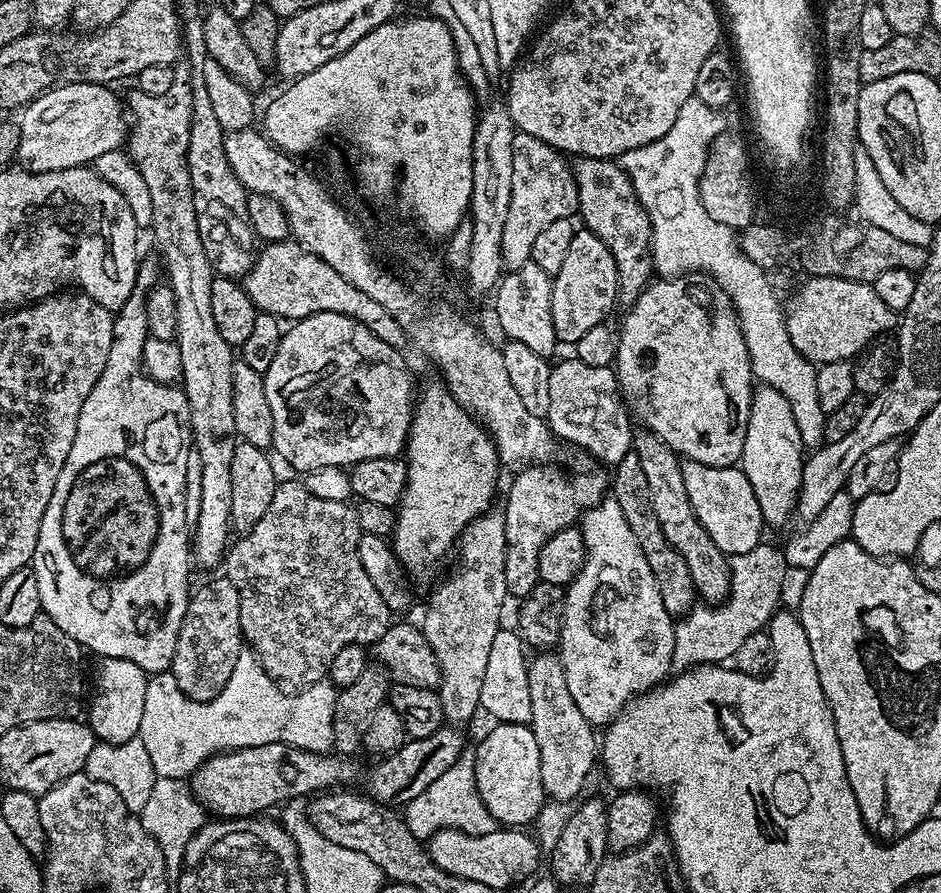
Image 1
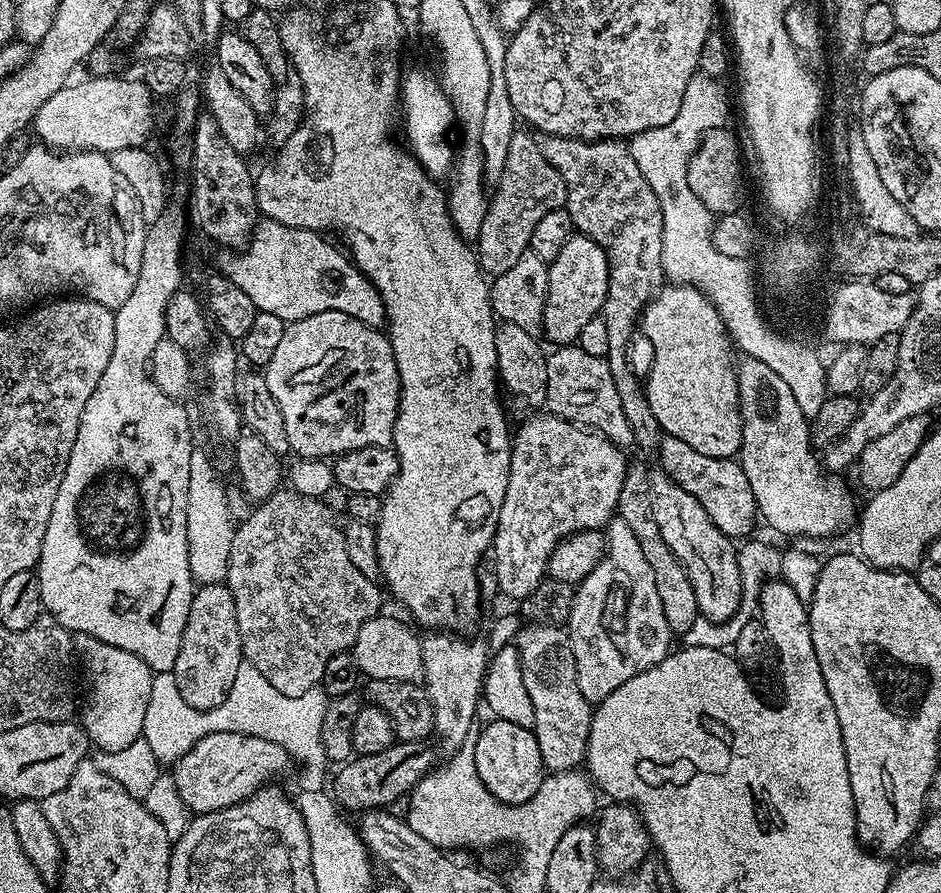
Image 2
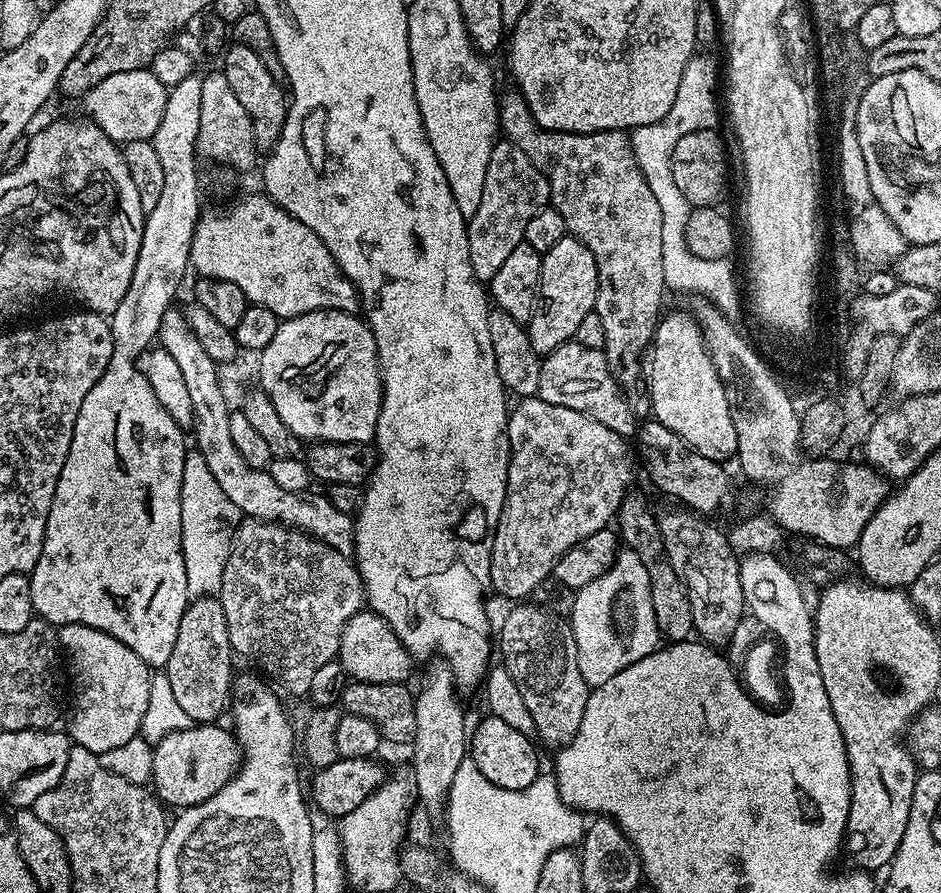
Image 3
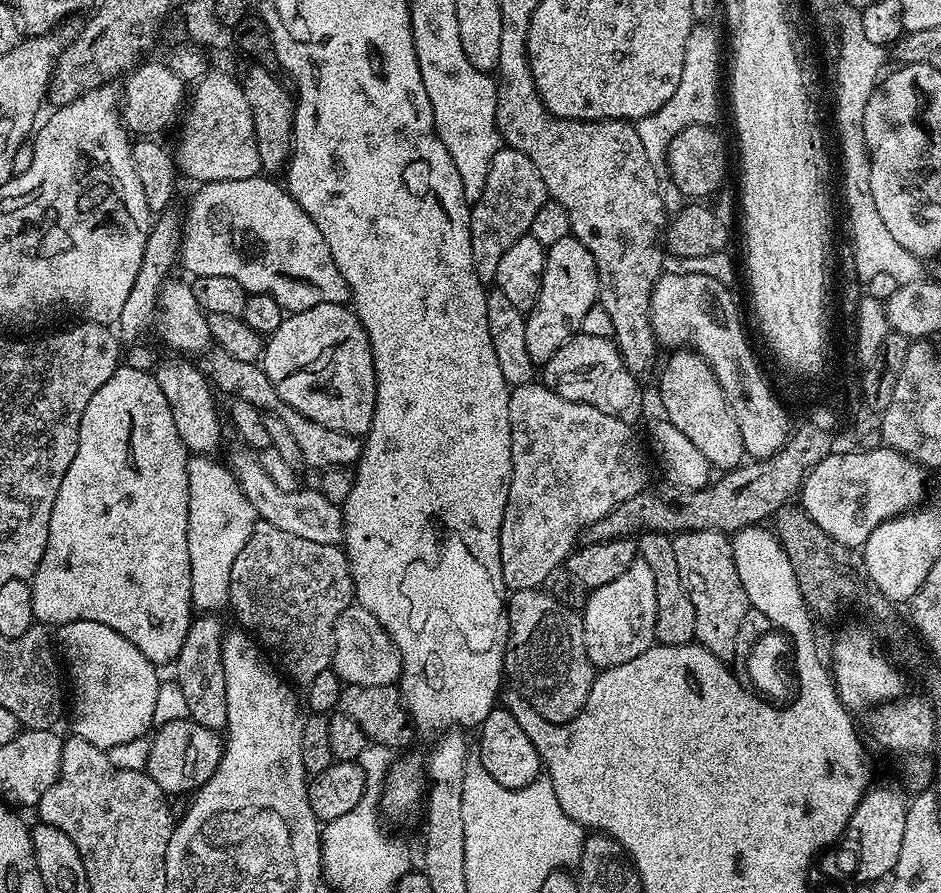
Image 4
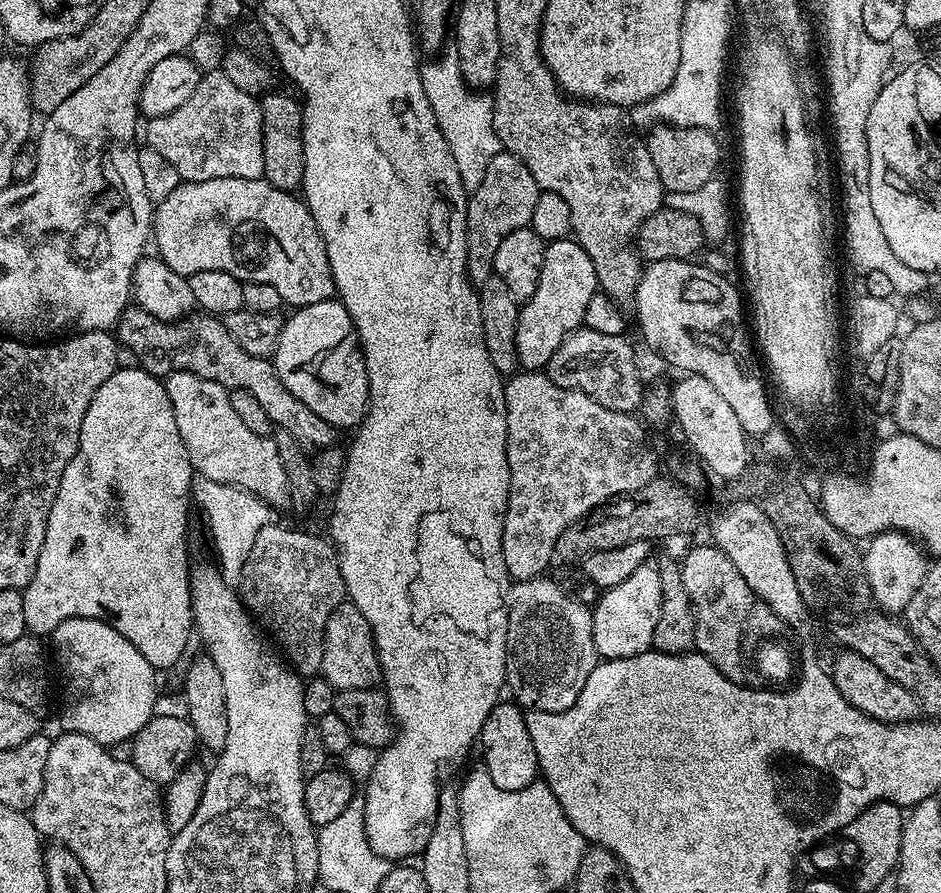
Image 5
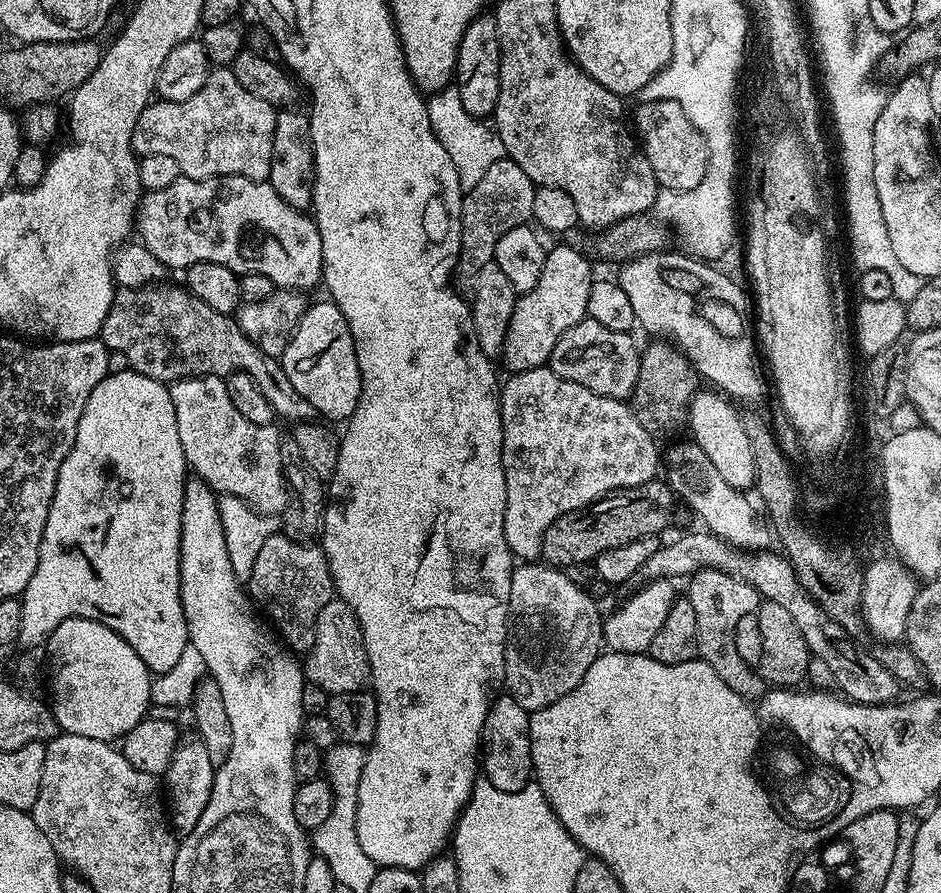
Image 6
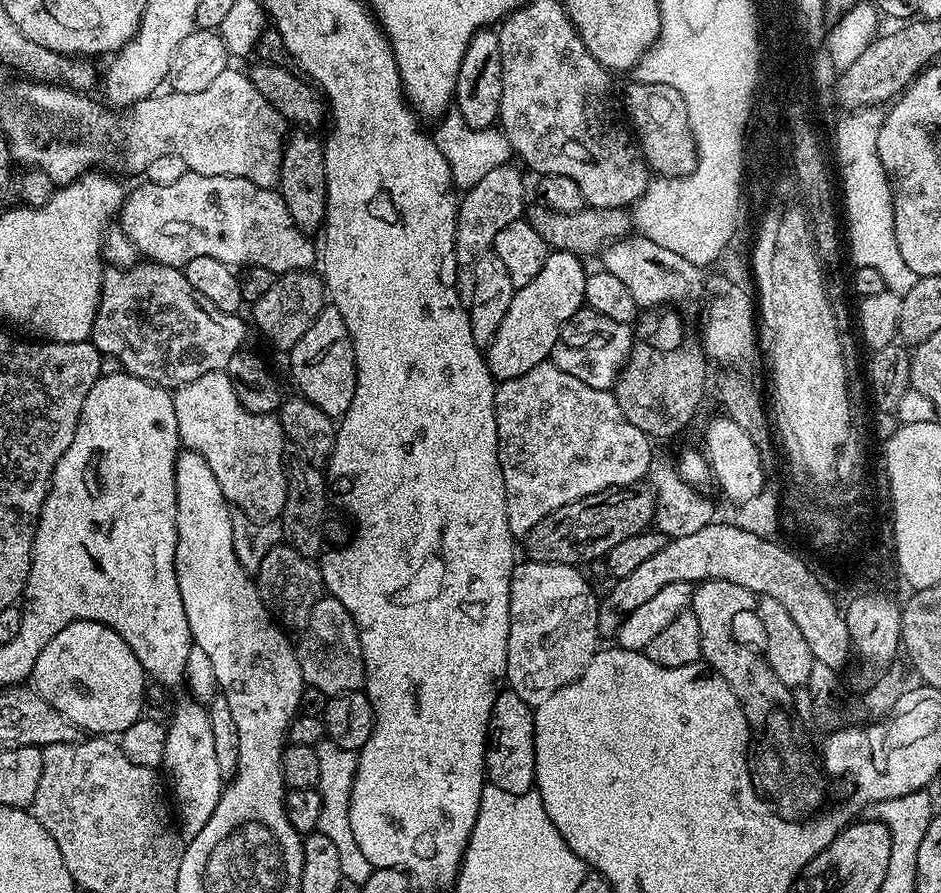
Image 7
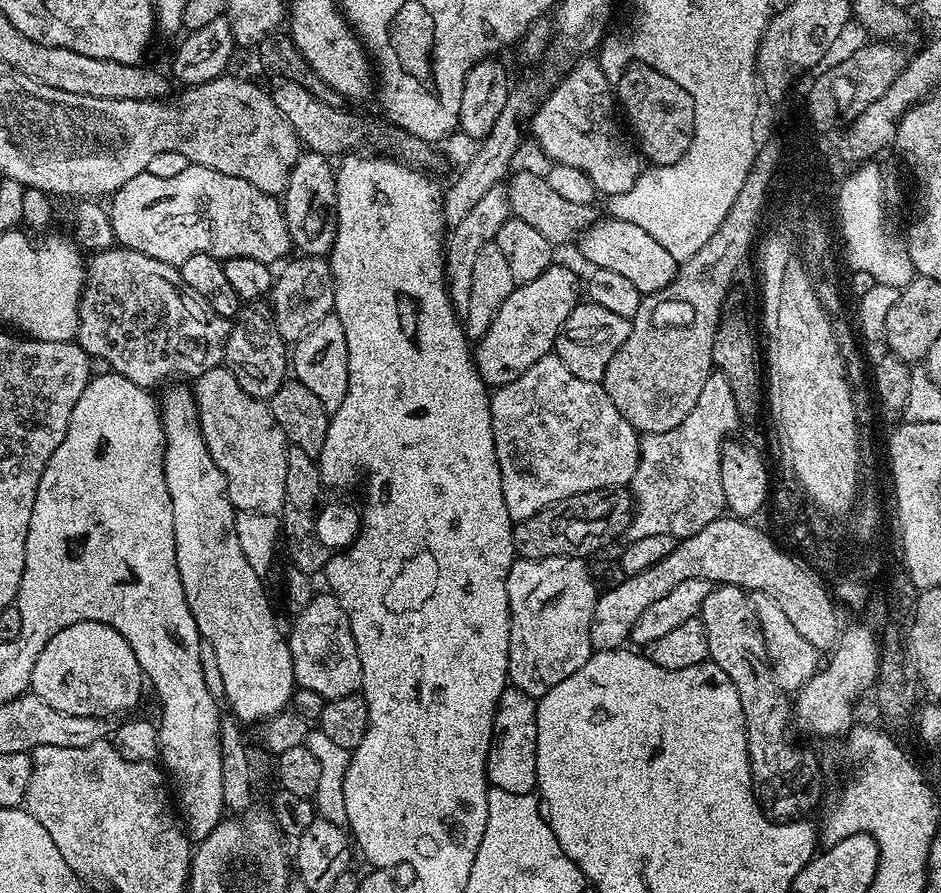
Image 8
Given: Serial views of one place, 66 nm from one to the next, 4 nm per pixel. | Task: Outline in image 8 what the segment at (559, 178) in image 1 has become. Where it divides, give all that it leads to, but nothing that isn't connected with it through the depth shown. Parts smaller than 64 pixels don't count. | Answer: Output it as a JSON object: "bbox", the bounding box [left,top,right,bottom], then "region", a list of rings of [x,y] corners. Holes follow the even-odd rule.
{"bbox":[444,186,510,317],"region":[[[497,186],[487,190],[469,211],[462,222],[450,228],[444,241],[444,278],[448,282],[448,297],[457,316],[467,317],[470,310],[470,285],[474,283],[474,262],[481,248],[495,241],[498,230],[510,218],[508,189]]]}

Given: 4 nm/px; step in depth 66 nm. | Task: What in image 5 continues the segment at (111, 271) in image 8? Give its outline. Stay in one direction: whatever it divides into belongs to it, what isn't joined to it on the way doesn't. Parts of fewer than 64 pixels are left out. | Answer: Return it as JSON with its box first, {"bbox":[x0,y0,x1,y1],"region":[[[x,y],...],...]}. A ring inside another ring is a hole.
{"bbox":[118,306,338,450],"region":[[[132,306],[121,315],[118,321],[118,340],[134,357],[135,363],[144,371],[157,378],[167,378],[171,372],[193,372],[207,380],[216,380],[231,390],[246,390],[266,410],[266,418],[279,431],[290,434],[305,450],[328,448],[338,436],[337,429],[327,424],[306,402],[298,402],[276,373],[276,365],[263,356],[251,356],[242,350],[224,326],[223,319],[211,314],[196,314],[175,323],[160,321],[139,306]],[[132,308],[132,309],[131,309]],[[200,315],[200,316],[198,316]],[[132,352],[133,353],[132,353]]]}

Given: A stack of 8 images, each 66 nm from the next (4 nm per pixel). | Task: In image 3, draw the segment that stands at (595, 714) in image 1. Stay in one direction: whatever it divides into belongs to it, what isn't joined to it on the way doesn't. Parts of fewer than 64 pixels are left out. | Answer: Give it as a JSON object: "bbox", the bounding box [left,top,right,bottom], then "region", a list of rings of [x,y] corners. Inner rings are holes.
{"bbox":[570,550,662,689],"region":[[[629,550],[621,551],[614,566],[610,566],[602,578],[594,578],[590,586],[578,589],[570,623],[578,646],[578,668],[589,689],[610,682],[610,678],[626,670],[626,666],[634,666],[634,662],[661,647],[662,637],[650,596],[650,574],[646,574],[642,558]]]}

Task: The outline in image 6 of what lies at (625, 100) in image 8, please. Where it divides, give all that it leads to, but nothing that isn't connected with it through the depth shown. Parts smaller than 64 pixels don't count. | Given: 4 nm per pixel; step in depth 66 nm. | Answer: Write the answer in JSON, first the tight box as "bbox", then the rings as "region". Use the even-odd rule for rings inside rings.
{"bbox":[634,100,709,192],"region":[[[648,100],[636,108],[634,128],[644,156],[656,171],[656,182],[661,189],[682,192],[692,190],[707,172],[709,147],[706,138],[690,122],[677,100]]]}

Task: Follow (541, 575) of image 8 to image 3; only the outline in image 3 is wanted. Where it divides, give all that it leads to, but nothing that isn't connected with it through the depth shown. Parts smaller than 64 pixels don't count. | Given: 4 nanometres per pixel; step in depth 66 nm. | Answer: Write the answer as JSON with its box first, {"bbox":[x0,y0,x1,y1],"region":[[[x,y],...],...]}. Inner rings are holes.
{"bbox":[498,602,590,746],"region":[[[520,602],[508,612],[504,625],[498,628],[498,652],[504,655],[503,667],[514,678],[522,698],[526,702],[526,710],[530,710],[530,718],[535,735],[548,744],[563,746],[570,743],[578,734],[582,720],[586,714],[586,702],[590,691],[586,678],[582,678],[582,670],[578,668],[578,646],[574,642],[571,623],[557,612],[541,608],[535,602]]]}

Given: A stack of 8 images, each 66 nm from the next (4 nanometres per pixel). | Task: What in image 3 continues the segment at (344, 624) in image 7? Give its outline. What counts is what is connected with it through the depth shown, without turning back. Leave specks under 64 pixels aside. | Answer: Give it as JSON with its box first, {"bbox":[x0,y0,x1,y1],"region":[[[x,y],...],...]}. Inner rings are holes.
{"bbox":[338,610,414,684],"region":[[[361,610],[354,618],[350,618],[350,622],[346,622],[340,639],[338,659],[352,680],[387,684],[405,683],[412,672],[412,664],[414,665],[414,658],[408,653],[398,634],[378,613],[371,610]]]}

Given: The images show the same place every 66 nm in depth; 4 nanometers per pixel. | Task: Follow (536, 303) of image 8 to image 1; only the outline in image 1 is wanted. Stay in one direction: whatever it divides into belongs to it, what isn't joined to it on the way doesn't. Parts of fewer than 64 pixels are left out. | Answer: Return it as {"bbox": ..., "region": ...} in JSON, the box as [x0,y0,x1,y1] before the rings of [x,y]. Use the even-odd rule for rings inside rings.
{"bbox":[552,230,618,346],"region":[[[577,230],[570,242],[570,250],[566,259],[562,261],[562,270],[552,277],[552,313],[554,314],[554,334],[561,345],[574,346],[582,334],[594,330],[594,326],[605,323],[612,312],[612,307],[617,307],[616,291],[618,290],[618,270],[614,266],[614,254],[606,250],[606,242],[587,230]]]}

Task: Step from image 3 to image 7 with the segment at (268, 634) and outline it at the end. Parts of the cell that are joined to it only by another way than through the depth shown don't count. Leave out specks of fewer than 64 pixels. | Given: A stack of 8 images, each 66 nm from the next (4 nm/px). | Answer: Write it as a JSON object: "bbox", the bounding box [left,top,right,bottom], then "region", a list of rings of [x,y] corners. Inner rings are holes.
{"bbox":[254,542,326,630],"region":[[[286,542],[274,545],[262,558],[261,565],[254,569],[254,579],[262,602],[285,629],[302,630],[308,625],[310,610],[326,594],[319,563],[311,556],[298,554]]]}

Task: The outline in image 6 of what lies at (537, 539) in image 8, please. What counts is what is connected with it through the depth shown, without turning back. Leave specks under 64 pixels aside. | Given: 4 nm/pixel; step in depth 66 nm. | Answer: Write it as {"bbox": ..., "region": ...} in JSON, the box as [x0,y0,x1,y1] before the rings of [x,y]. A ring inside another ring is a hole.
{"bbox":[542,478,674,566],"region":[[[657,478],[646,482],[637,488],[626,488],[623,492],[613,492],[595,500],[592,504],[587,504],[584,508],[579,508],[573,512],[562,514],[546,530],[544,535],[544,547],[542,556],[549,565],[568,566],[564,564],[584,564],[595,561],[602,550],[614,550],[614,546],[626,546],[626,542],[634,542],[643,536],[660,536],[663,528],[672,520],[672,500],[674,493],[663,479]]]}

